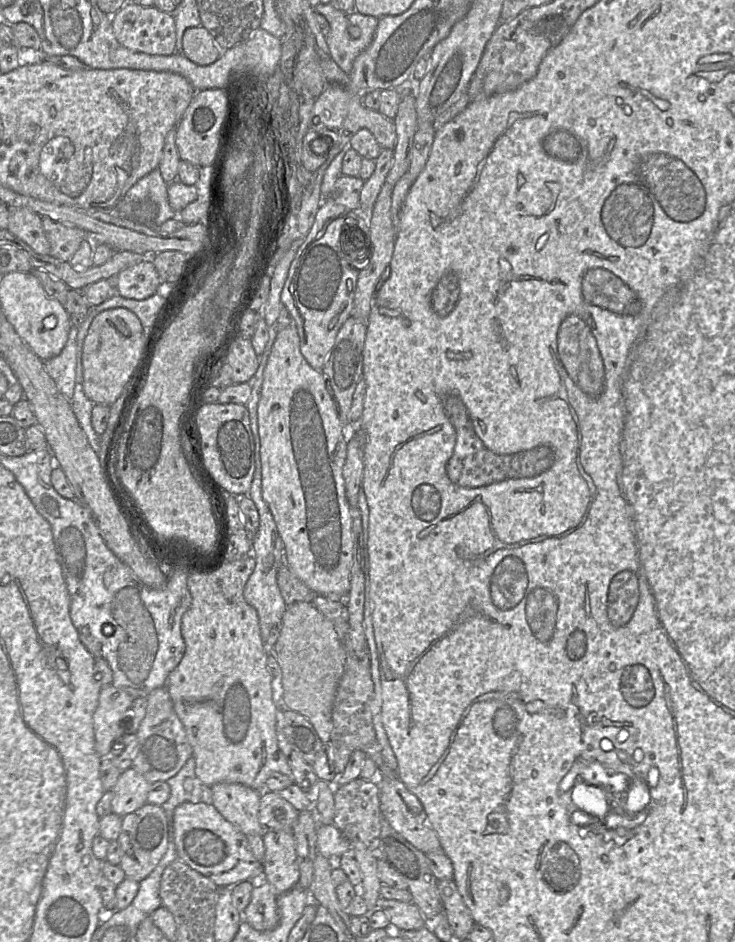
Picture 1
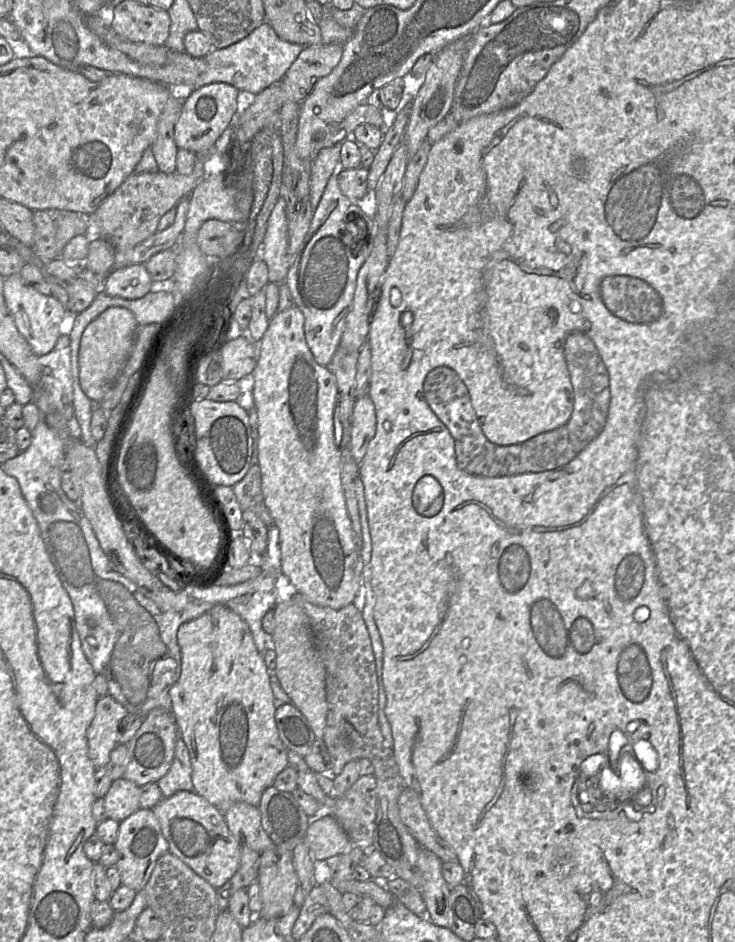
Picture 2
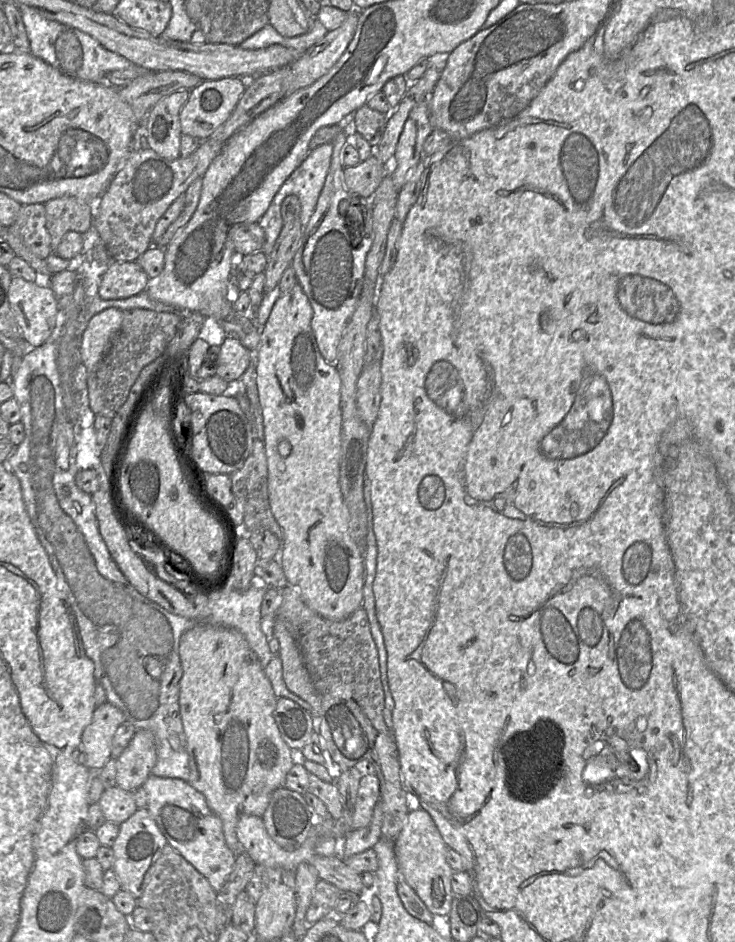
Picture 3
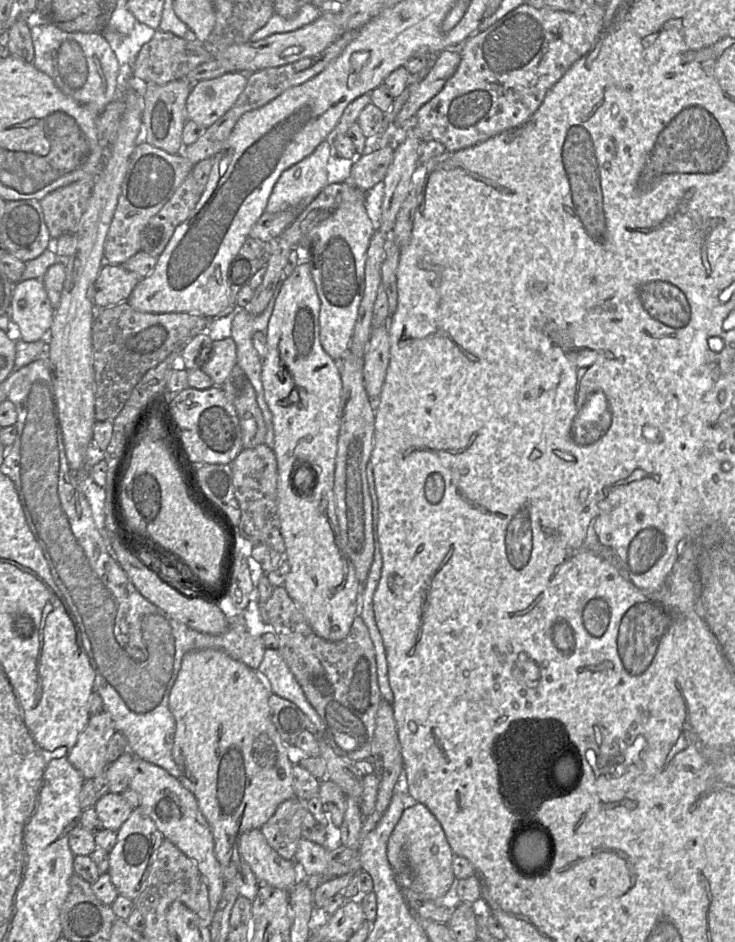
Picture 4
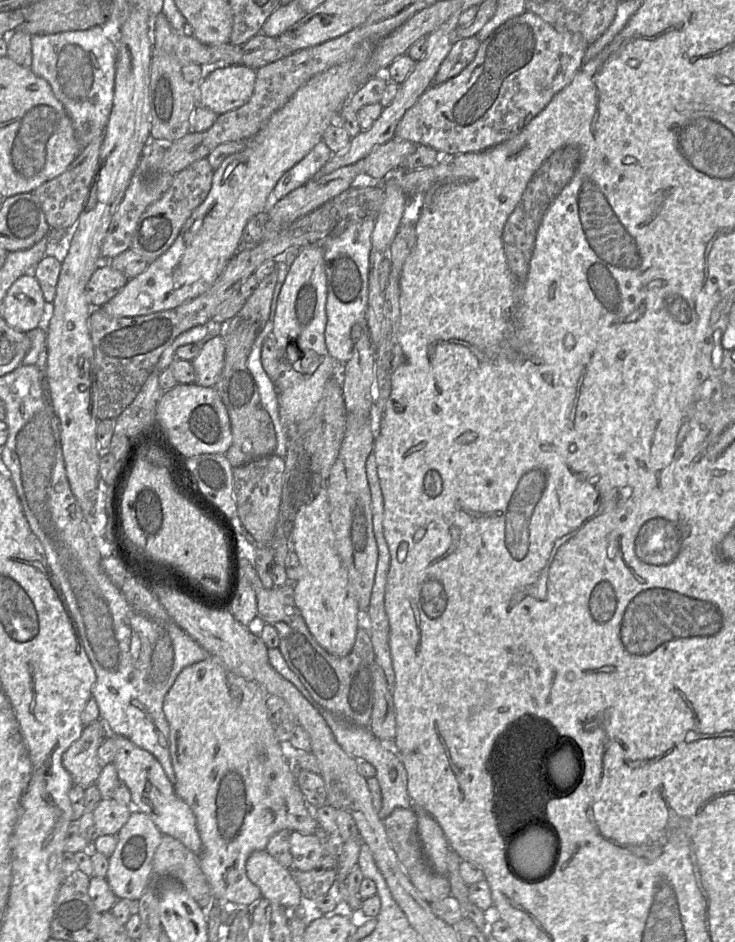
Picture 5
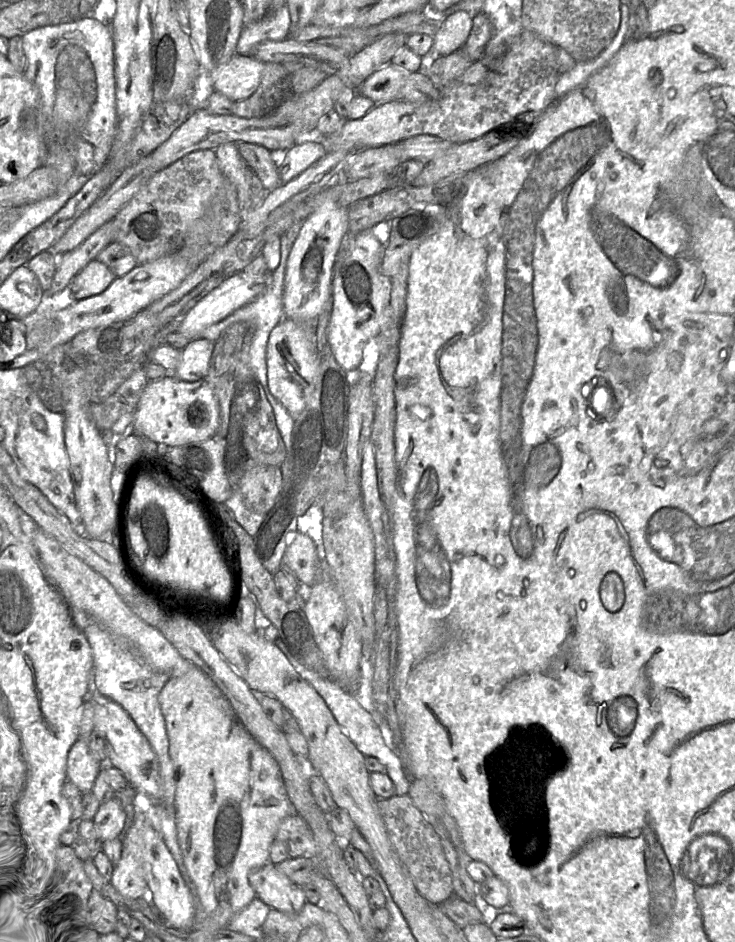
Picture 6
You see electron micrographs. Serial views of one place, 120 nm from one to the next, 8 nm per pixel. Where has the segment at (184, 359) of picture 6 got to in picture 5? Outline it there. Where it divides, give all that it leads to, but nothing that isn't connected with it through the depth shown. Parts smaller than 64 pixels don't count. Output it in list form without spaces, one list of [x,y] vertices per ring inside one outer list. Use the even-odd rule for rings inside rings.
[[[221,336],[206,341],[199,354],[191,361],[195,371],[195,384],[203,387],[214,387],[223,365],[225,344]]]

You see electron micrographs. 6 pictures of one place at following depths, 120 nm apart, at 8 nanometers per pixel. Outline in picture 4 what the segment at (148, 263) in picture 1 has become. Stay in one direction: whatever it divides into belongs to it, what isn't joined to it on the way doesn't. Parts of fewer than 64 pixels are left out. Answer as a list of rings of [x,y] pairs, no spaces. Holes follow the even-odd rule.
[[[104,262],[94,283],[95,307],[102,309],[126,302],[139,280],[123,265]]]

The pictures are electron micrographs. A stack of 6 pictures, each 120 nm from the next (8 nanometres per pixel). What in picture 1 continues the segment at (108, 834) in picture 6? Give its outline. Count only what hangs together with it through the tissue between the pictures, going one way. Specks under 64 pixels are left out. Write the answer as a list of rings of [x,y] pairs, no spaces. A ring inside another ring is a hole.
[[[133,767],[121,772],[113,789],[112,812],[123,817],[147,803],[150,783]]]

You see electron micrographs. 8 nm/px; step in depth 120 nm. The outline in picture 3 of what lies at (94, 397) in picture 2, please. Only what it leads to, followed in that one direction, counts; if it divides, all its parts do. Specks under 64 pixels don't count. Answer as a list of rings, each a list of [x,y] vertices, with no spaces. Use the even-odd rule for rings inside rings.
[[[107,308],[94,315],[87,323],[80,344],[80,362],[87,372],[95,368],[110,348],[122,319],[123,311]]]

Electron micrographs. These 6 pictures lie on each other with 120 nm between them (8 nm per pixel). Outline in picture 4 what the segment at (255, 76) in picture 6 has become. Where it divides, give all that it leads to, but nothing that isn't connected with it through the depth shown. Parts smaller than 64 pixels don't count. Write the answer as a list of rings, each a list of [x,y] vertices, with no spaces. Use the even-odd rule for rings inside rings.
[[[233,71],[194,83],[186,101],[187,119],[208,128],[235,104],[247,82],[247,74]]]

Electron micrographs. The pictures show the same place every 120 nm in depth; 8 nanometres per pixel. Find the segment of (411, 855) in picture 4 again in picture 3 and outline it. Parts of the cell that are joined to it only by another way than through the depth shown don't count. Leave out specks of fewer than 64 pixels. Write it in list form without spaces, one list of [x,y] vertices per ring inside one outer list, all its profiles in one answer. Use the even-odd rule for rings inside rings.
[[[419,808],[408,812],[404,826],[394,842],[399,876],[415,891],[438,920],[448,917],[454,897],[451,888],[454,871],[446,860],[447,849],[448,846],[427,811]]]

